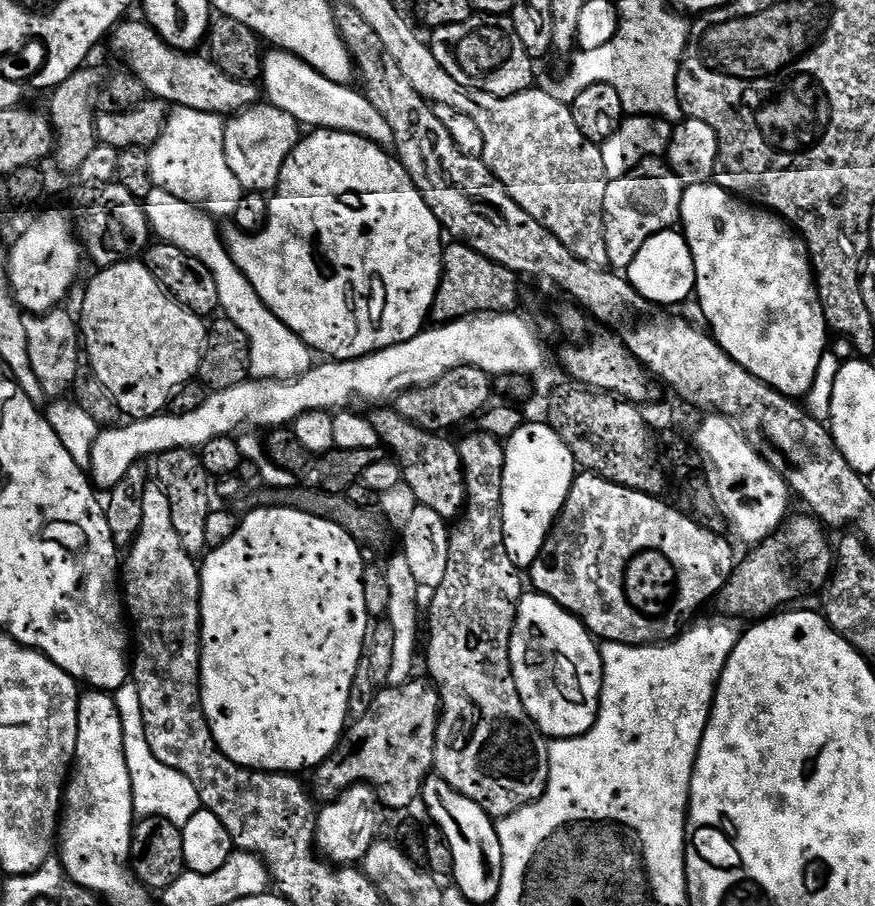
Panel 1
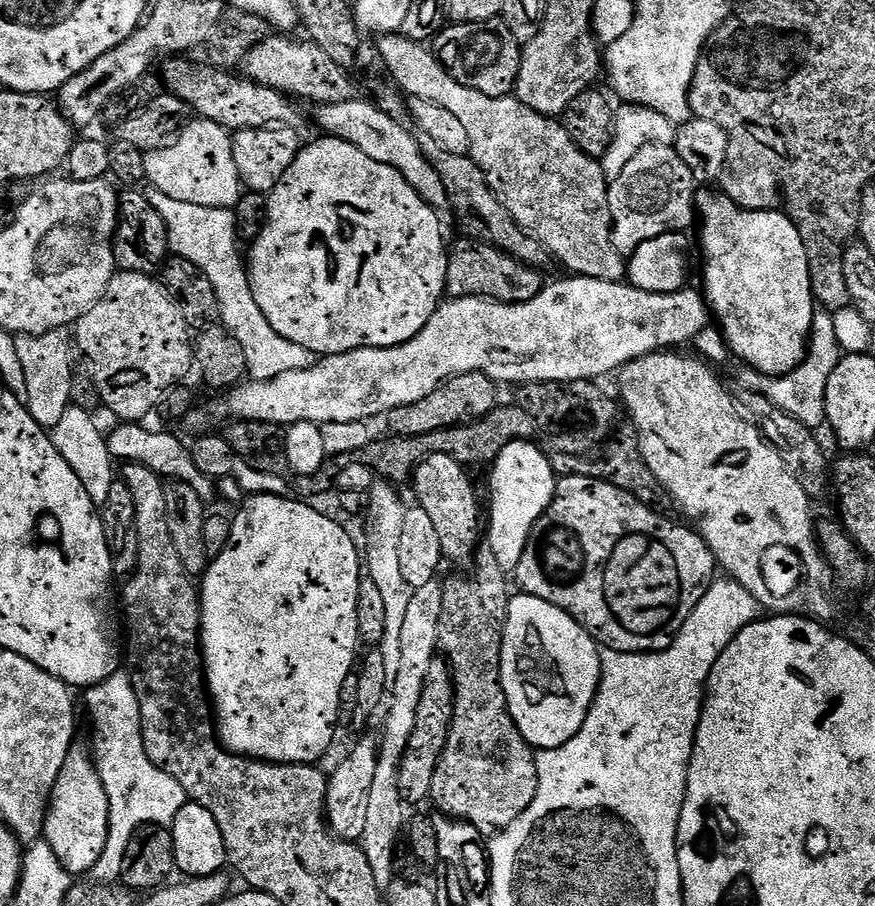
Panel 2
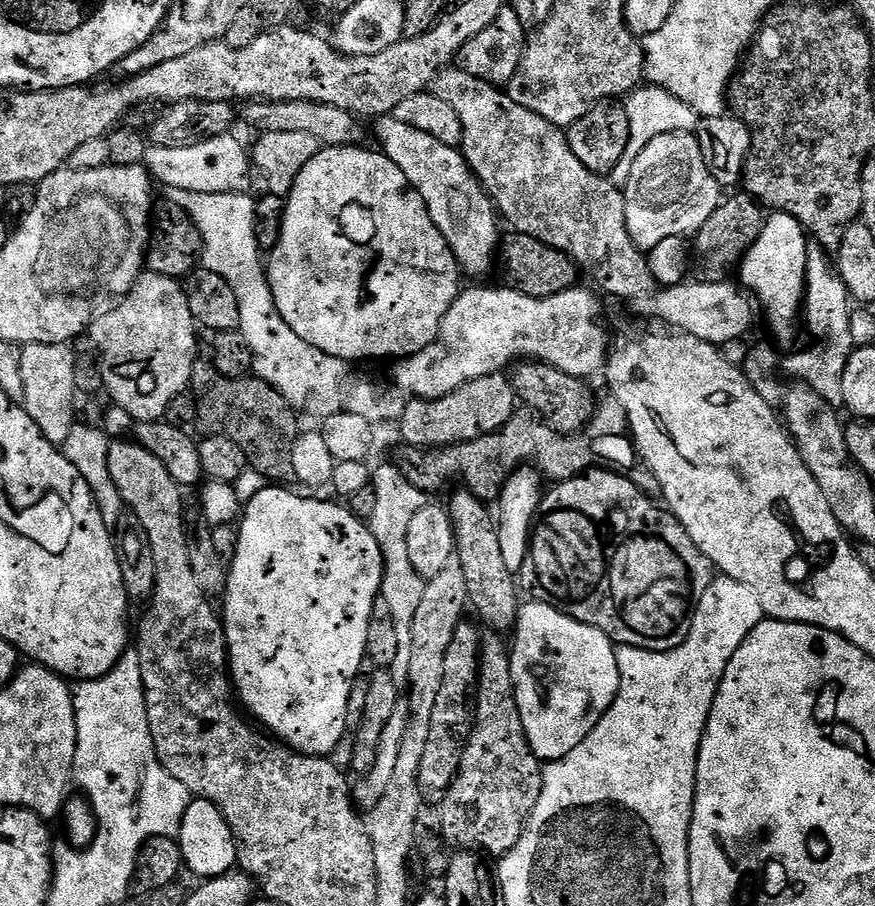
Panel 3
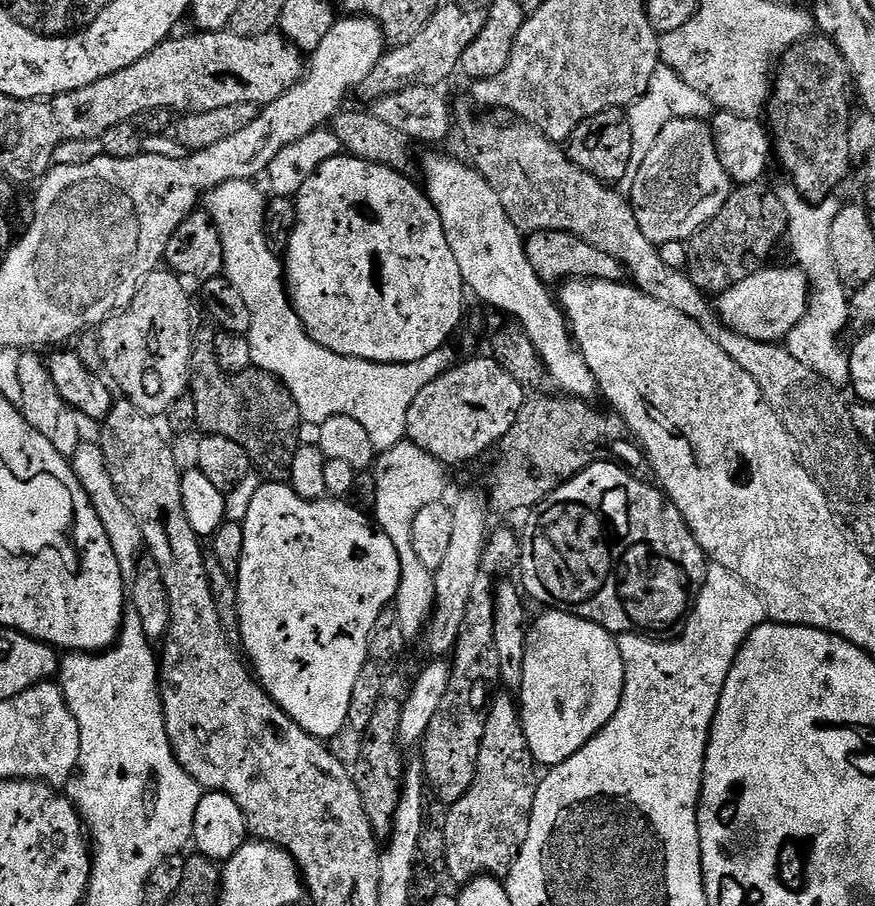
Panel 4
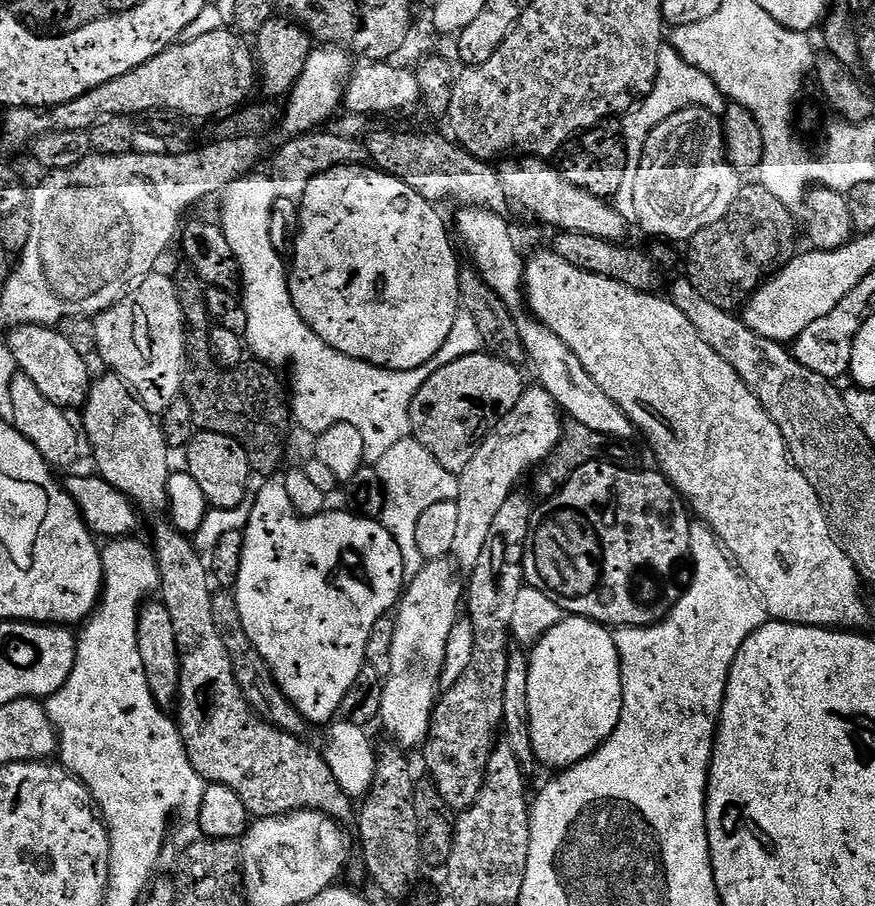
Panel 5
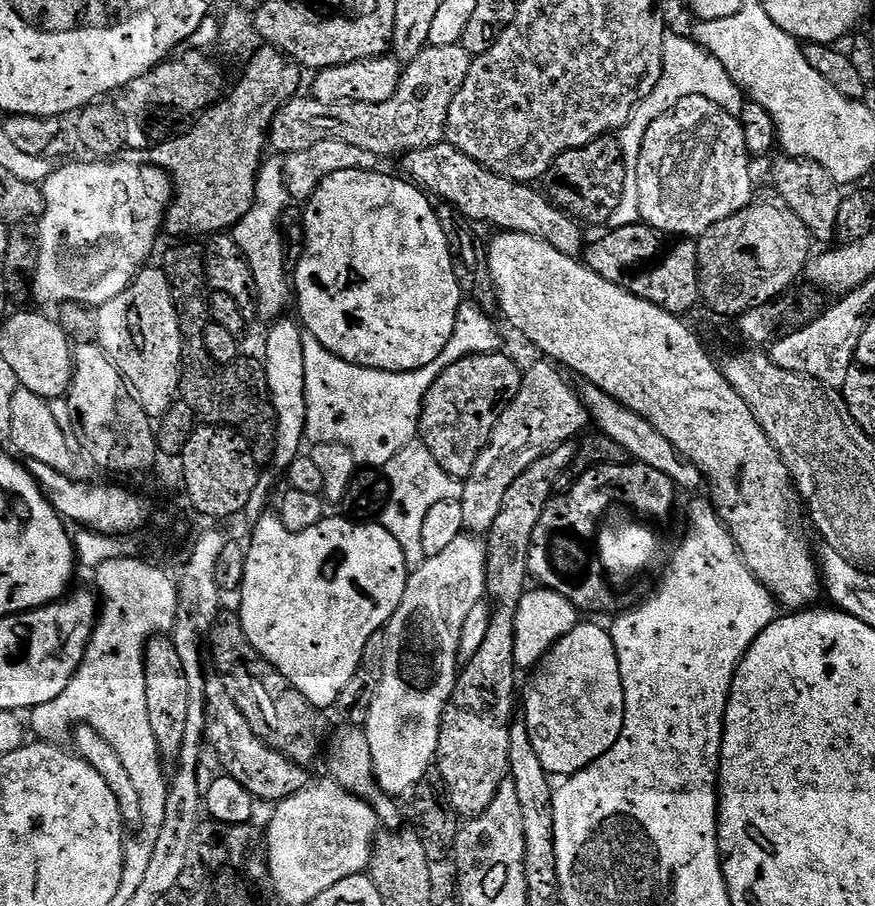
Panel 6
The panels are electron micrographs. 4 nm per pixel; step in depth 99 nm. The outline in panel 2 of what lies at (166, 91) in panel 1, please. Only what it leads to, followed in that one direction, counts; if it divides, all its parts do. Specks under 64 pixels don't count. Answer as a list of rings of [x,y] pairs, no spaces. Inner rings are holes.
[[[192,58],[165,59],[162,84],[171,95],[177,96],[199,117],[220,123],[232,134],[244,132],[247,128],[256,130],[293,123],[296,112],[292,109],[293,101],[285,93],[274,90],[255,78],[247,80],[244,76],[231,76],[230,73],[219,72],[216,68],[203,68],[202,65],[188,59]]]

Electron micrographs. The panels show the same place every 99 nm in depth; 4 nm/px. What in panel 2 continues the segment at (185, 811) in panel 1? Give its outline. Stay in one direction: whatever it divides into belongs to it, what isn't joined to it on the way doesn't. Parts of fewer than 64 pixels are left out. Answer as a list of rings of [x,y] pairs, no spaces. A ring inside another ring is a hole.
[[[115,672],[110,679],[103,680],[101,684],[96,684],[86,692],[92,720],[96,723],[96,736],[100,739],[99,763],[105,773],[113,772],[120,779],[121,786],[128,791],[124,796],[124,804],[118,802],[113,805],[113,831],[109,835],[102,858],[92,871],[93,879],[99,883],[117,883],[123,877],[128,865],[130,842],[136,828],[146,824],[171,825],[171,820],[183,810],[184,803],[190,800],[184,785],[152,759],[146,747],[146,720],[142,715],[142,696],[138,691],[137,681],[135,684],[126,672]]]

